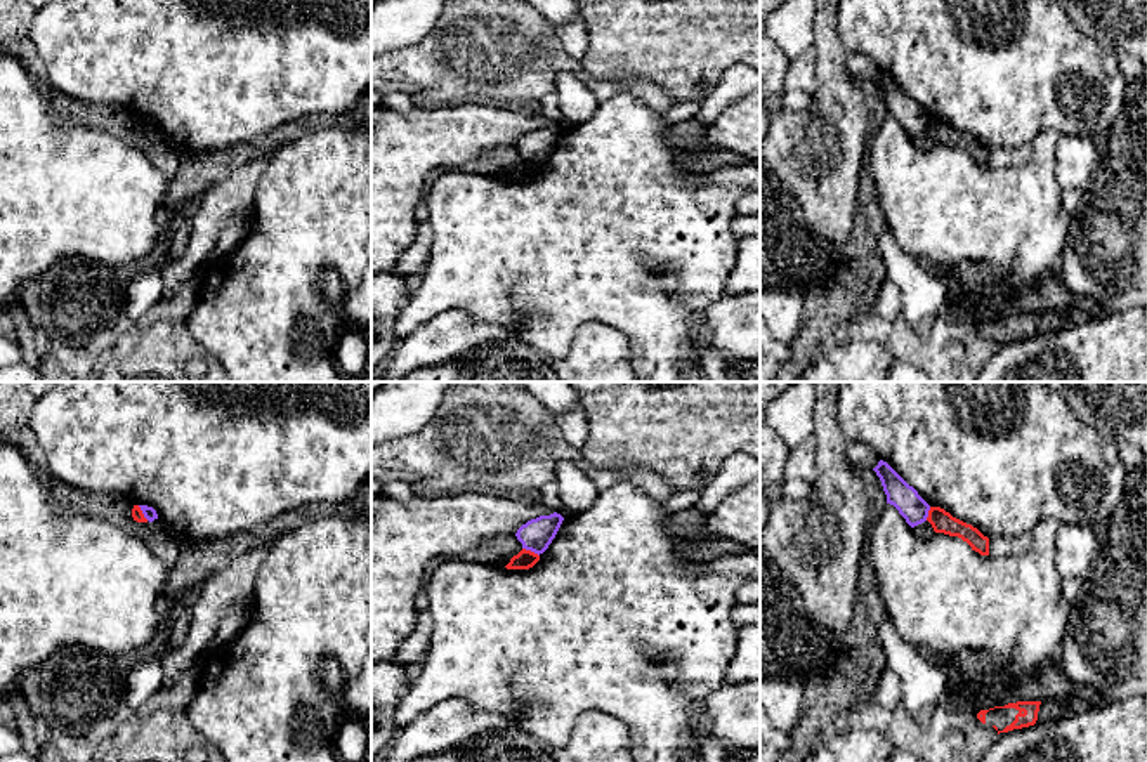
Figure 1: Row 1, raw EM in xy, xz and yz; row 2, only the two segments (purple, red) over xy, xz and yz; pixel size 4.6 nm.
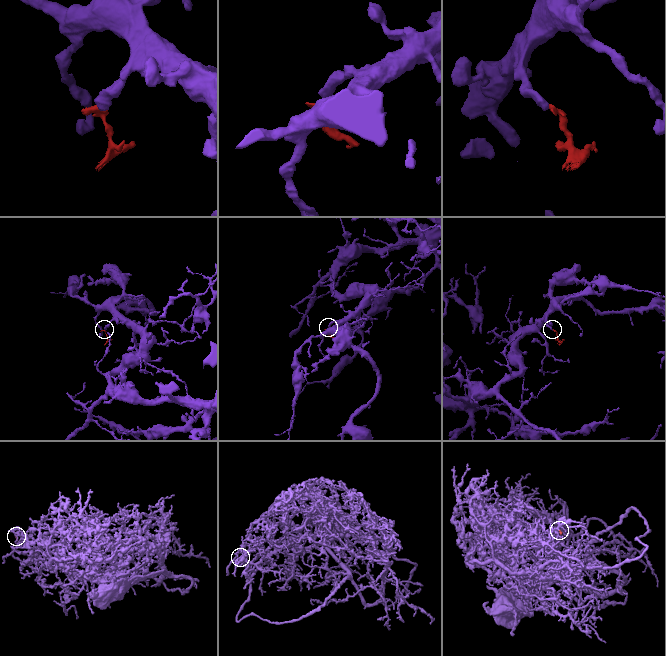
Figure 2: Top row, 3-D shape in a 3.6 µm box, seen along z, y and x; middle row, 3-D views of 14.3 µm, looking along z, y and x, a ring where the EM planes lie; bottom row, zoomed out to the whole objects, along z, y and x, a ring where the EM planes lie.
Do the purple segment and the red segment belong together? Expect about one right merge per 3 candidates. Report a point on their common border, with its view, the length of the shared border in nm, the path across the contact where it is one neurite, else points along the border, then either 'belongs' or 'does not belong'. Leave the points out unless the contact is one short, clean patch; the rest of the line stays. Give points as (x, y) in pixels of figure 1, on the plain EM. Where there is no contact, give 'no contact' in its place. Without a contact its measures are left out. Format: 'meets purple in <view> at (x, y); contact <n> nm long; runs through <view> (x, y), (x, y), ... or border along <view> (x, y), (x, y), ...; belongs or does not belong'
meets purple in xz at (531, 162); contact 90 nm long; border along xz (523, 158), (538, 167); does not belong

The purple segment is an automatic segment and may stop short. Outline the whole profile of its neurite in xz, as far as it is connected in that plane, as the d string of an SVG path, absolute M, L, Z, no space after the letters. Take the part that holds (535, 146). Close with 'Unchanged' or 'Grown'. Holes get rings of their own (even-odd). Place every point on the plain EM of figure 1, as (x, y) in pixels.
M557 123L550 127L540 127L522 135L517 141L515 148L522 154L522 160L540 167L548 160L548 156L555 149L562 132L564 128Z. Unchanged

